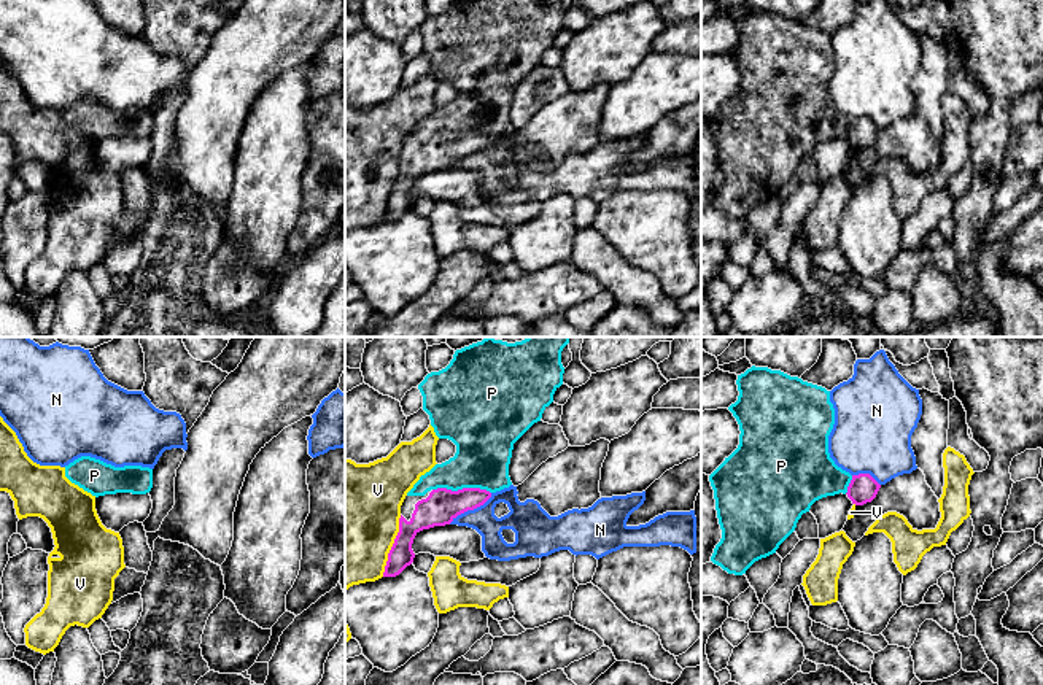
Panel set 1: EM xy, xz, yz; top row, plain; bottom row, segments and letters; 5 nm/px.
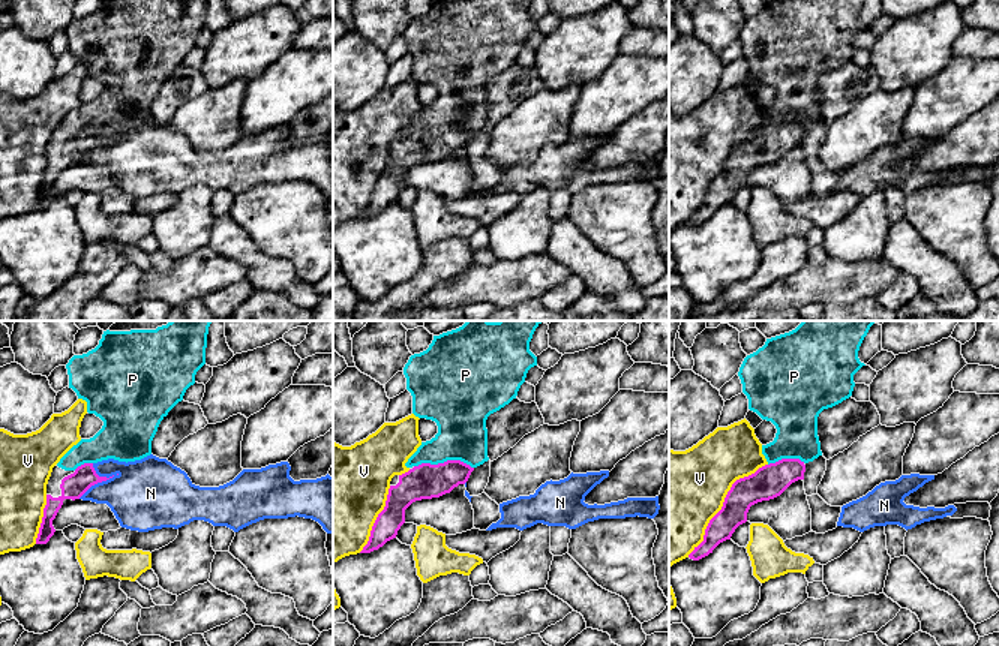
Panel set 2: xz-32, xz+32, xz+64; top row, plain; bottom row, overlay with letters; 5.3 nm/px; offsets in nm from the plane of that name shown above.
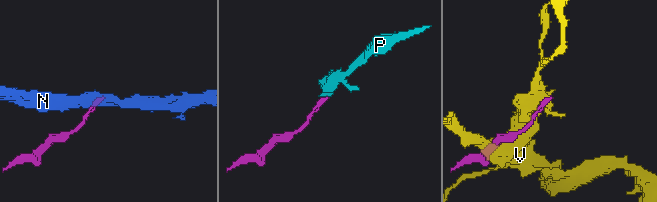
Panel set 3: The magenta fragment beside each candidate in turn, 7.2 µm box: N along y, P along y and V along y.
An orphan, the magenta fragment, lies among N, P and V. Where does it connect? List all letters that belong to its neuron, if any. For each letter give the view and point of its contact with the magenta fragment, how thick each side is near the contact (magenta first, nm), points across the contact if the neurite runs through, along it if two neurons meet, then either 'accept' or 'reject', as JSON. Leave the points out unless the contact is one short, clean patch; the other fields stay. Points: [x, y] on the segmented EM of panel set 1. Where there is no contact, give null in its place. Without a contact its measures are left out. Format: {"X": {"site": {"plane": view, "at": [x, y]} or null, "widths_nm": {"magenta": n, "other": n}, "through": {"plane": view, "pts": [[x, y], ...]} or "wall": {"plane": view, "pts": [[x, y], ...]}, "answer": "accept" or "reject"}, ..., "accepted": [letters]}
{"N": {"site": {"plane": "xz", "at": [471, 509]}, "widths_nm": {"magenta": 170, "other": 130}, "wall": {"plane": "xz", "pts": [[492, 493], [482, 504], [458, 514], [449, 523]]}, "answer": "reject"}, "P": {"site": {"plane": "xz", "at": [461, 490]}, "widths_nm": {"magenta": 170, "other": 280}, "through": {"plane": "xz", "pts": [[439, 509], [461, 490], [480, 466], [484, 447]]}, "answer": "accept"}, "V": {"site": {"plane": "xz", "at": [393, 545]}, "widths_nm": {"magenta": 150, "other": 480}, "answer": "reject"}, "accepted": ["P"]}

